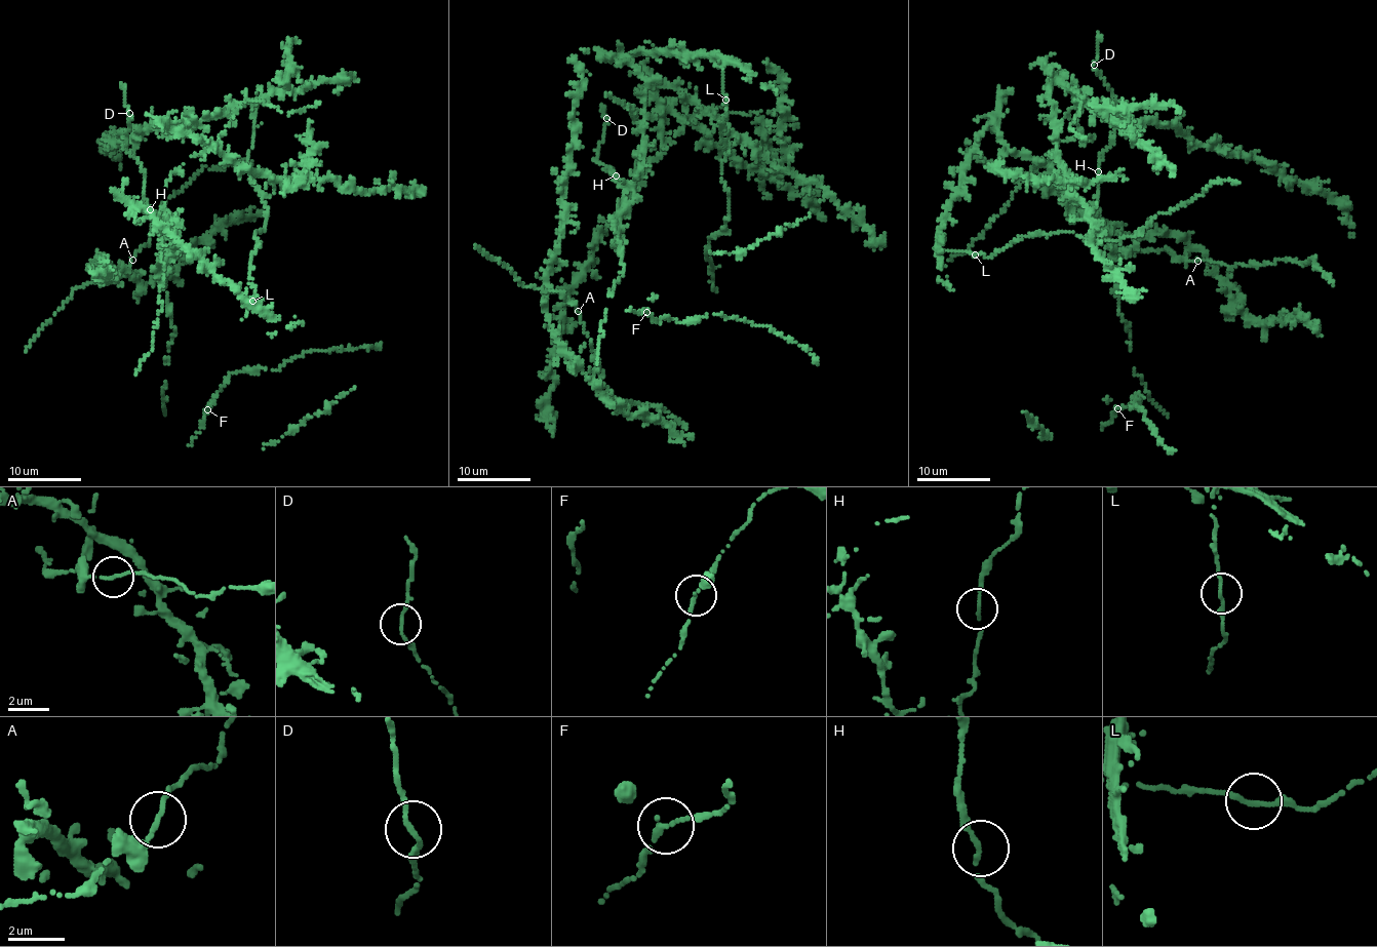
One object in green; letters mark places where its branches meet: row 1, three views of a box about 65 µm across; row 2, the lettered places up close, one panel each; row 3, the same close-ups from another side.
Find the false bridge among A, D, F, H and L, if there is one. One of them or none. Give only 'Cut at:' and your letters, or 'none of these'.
Cut at: none of these

